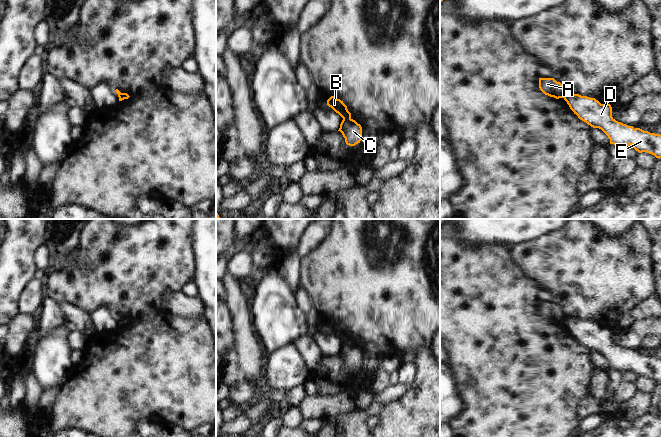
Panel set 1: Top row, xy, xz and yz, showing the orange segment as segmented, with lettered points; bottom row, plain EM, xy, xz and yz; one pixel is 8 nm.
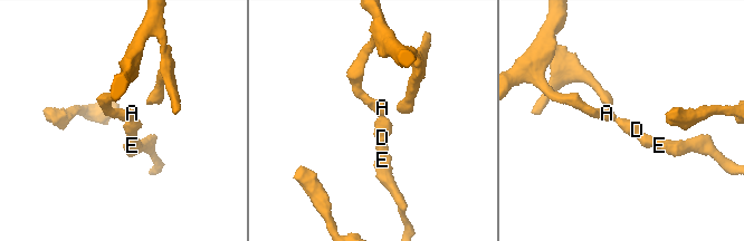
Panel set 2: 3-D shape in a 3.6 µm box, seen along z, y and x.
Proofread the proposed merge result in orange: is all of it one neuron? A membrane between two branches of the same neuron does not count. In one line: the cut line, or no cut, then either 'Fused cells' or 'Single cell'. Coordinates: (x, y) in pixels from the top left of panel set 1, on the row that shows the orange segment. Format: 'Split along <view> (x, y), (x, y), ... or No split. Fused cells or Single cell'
Split along xz (343, 118), (350, 119). Fused cells.

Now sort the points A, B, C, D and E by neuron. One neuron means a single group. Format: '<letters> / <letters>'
A B / C D E

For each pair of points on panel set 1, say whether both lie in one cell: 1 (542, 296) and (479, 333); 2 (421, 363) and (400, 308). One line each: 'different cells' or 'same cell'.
1: different cells
2: different cells

